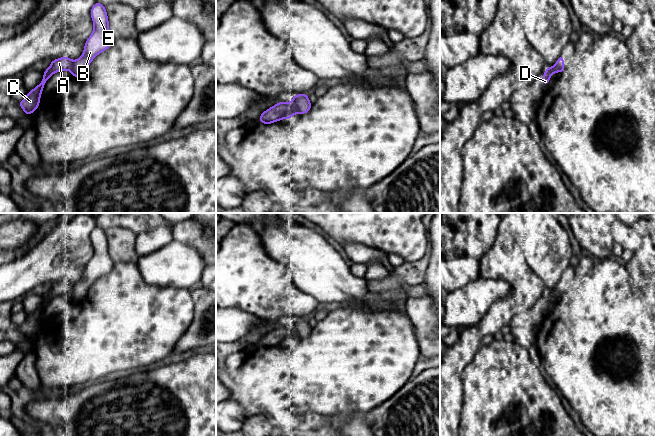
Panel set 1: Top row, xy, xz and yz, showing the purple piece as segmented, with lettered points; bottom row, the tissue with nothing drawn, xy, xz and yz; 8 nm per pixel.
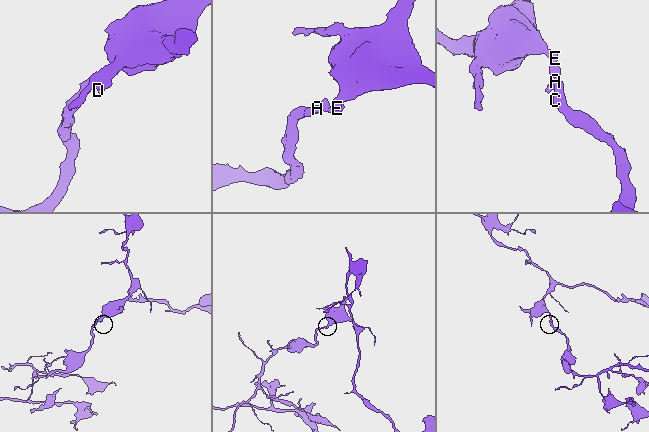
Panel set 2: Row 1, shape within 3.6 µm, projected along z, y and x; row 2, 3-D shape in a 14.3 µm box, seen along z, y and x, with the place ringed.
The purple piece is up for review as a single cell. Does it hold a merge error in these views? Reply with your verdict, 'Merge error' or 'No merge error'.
Merge error

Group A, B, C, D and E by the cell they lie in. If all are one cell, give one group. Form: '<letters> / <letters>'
A C / B D E

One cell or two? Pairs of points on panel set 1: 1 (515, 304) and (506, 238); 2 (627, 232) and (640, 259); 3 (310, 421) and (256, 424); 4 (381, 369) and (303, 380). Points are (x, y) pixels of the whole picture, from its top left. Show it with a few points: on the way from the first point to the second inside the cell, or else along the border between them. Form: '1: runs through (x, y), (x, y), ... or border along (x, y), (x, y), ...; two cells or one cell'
1: runs through (515, 288), (515, 271), (506, 262), (506, 254); one cell
2: border along (634, 227), (640, 238), (640, 246), (632, 254); two cells
3: runs through (297, 425), (269, 425); one cell
4: runs through (362, 369), (338, 369), (330, 373), (322, 373); one cell

